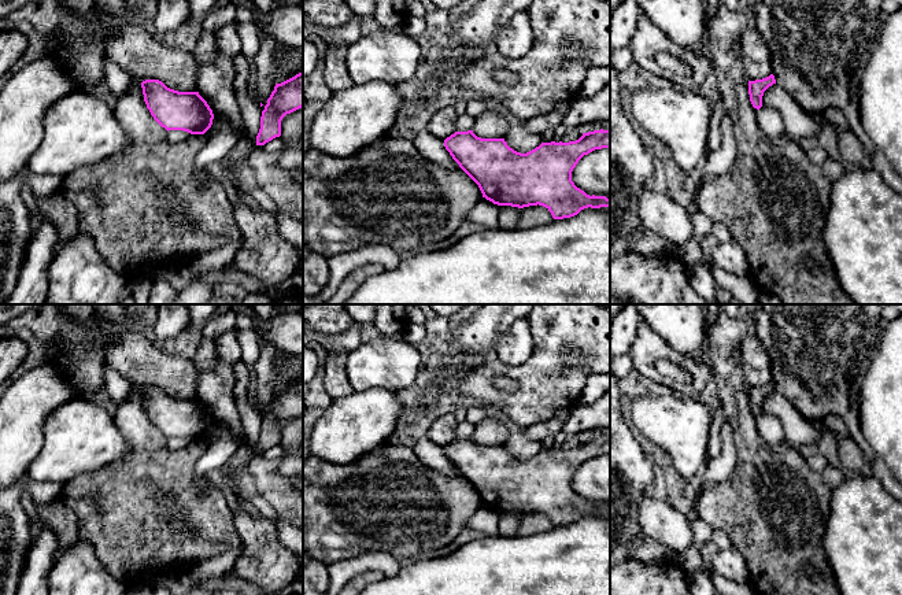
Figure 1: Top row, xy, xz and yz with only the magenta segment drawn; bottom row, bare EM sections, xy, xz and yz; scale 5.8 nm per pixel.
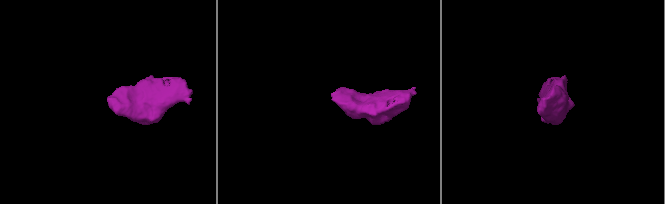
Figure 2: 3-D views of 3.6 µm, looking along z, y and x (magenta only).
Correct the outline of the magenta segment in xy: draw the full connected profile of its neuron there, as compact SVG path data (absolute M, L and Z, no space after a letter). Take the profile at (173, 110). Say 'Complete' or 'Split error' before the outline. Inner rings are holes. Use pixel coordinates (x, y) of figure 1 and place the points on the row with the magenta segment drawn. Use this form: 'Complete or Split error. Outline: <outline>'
Complete. Outline: M159 80L141 82L144 101L154 119L169 130L204 134L212 125L214 114L199 92L178 92Z

